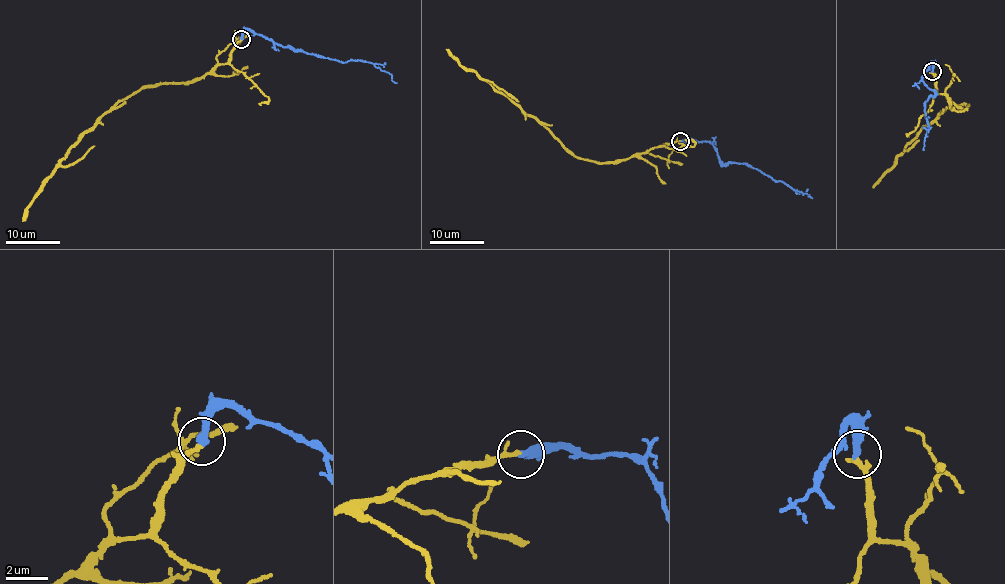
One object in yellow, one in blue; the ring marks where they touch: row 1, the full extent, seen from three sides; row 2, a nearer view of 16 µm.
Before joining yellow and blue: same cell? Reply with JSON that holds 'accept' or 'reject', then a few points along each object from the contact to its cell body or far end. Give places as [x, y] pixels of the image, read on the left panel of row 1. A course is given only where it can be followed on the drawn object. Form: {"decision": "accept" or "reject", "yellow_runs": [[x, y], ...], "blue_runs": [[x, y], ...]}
{"decision": "accept", "yellow_runs": [[241, 39], [227, 62], [215, 66], [201, 77], [145, 86], [121, 99], [97, 120], [57, 165], [23, 221]], "blue_runs": [[241, 39], [245, 30], [278, 45], [340, 62], [365, 60], [387, 72], [397, 82]]}

